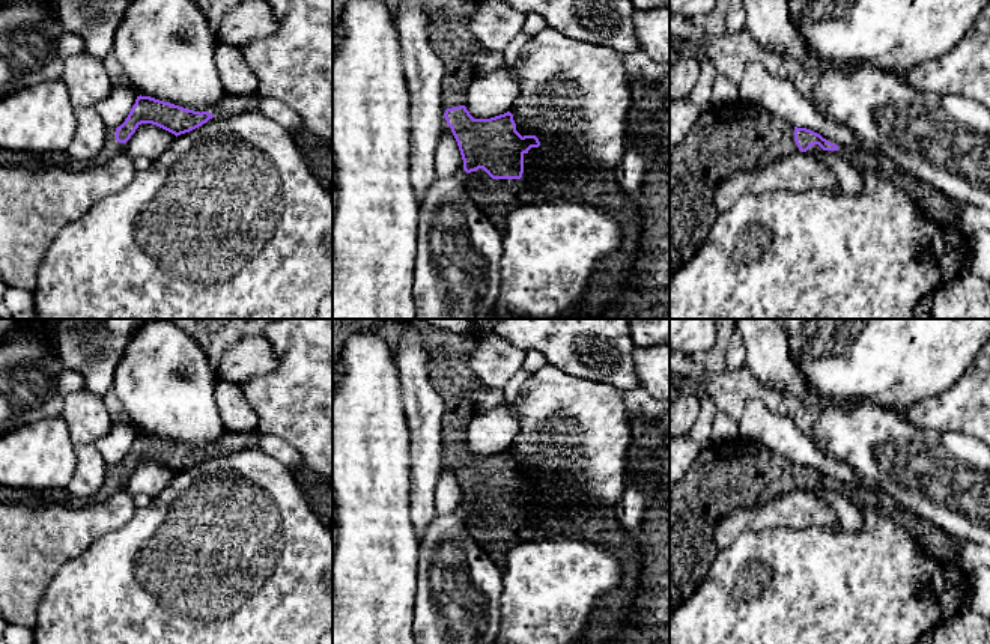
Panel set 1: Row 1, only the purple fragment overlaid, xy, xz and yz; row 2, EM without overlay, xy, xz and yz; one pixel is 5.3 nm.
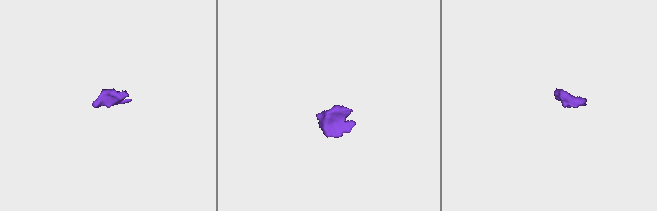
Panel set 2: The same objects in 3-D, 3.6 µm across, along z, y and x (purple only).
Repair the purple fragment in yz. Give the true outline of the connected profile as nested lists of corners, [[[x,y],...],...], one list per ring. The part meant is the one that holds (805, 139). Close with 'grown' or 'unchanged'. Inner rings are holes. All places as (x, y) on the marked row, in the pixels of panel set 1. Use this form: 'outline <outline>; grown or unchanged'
outline [[[745,102],[712,105],[703,113],[685,138],[670,149],[670,277],[688,263],[707,239],[719,211],[715,194],[722,181],[736,172],[769,167],[775,161],[818,144],[838,150],[820,134],[793,126],[766,108]]]; grown

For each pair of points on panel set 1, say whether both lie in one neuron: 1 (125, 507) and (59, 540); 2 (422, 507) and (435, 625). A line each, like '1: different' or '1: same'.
1: same
2: different

